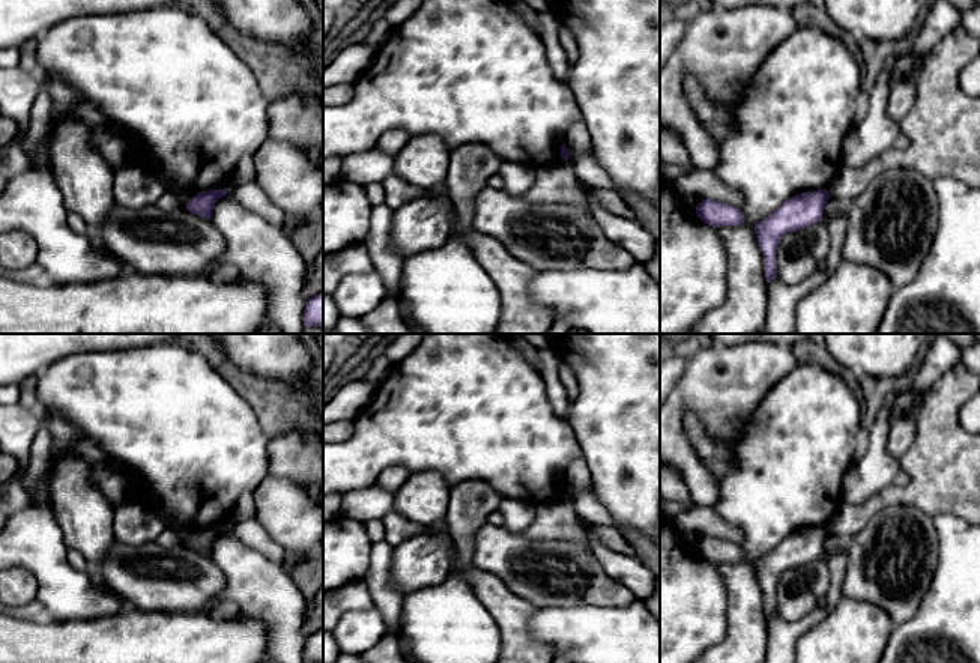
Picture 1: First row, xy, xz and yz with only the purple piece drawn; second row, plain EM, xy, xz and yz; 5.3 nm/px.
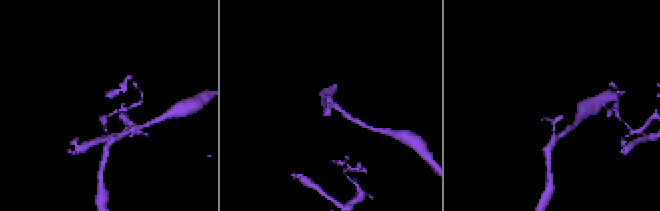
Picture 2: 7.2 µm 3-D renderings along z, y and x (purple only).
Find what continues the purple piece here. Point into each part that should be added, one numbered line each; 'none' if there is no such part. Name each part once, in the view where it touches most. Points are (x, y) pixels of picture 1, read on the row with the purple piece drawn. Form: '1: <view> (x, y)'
none

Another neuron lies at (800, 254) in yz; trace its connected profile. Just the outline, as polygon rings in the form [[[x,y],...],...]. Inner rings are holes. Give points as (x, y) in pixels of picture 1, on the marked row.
[[[821,221],[785,235],[776,251],[777,278],[795,286],[821,269],[831,250],[828,226]]]

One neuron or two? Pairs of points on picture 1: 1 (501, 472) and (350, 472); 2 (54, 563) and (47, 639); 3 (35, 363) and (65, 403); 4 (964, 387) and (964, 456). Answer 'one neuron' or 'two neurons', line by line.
1: one neuron
2: two neurons
3: two neurons
4: one neuron

